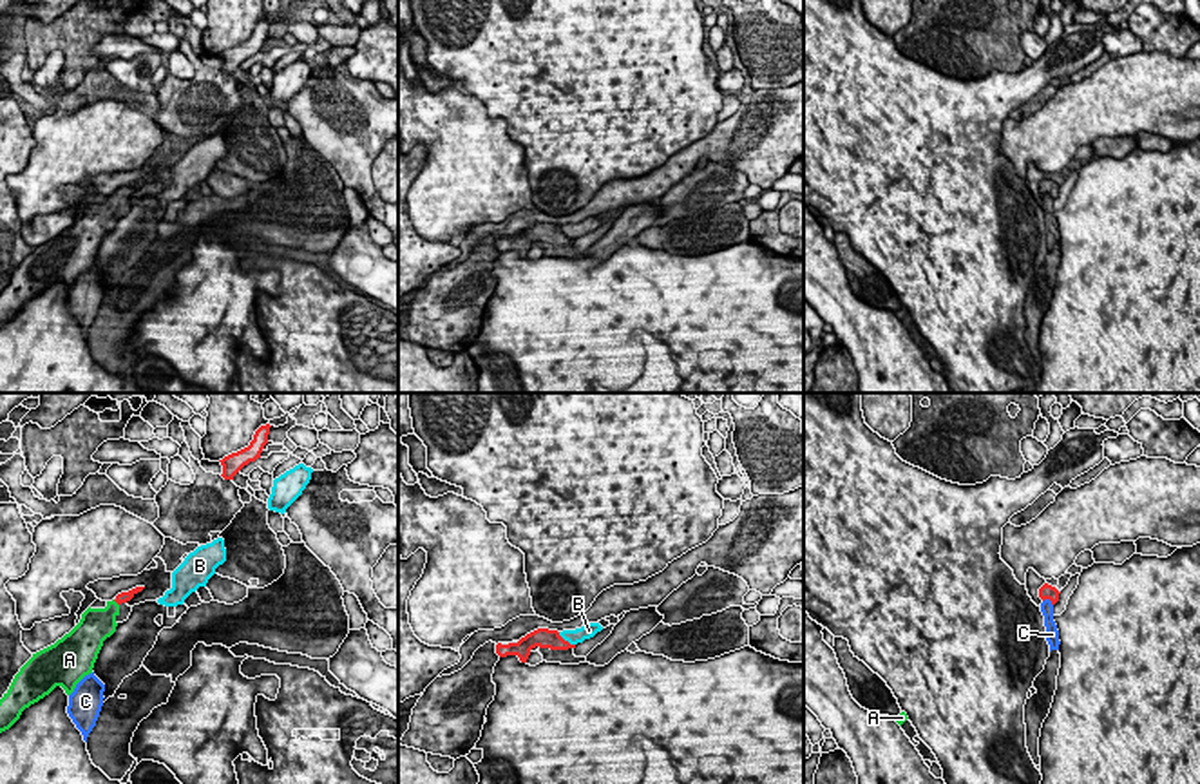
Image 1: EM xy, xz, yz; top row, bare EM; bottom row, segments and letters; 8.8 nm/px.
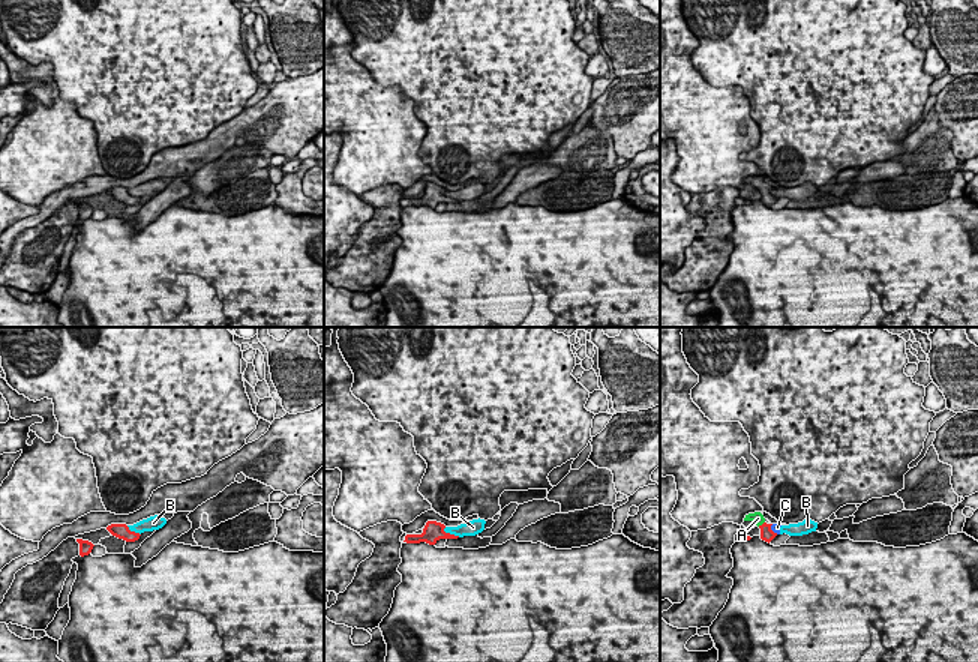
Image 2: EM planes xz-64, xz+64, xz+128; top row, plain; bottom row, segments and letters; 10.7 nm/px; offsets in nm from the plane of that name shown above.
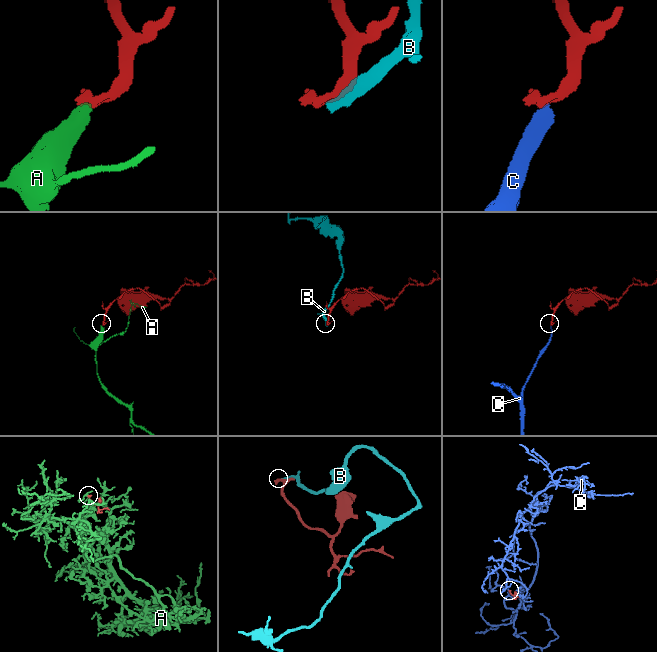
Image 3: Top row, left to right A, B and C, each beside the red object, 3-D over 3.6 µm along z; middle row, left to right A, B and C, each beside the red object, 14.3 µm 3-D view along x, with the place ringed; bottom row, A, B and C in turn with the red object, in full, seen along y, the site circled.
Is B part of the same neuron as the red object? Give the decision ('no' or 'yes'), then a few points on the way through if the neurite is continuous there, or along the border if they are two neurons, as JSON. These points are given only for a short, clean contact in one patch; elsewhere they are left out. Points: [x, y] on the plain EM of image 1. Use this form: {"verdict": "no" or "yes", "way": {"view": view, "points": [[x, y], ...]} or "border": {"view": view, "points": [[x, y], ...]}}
{"verdict": "no"}

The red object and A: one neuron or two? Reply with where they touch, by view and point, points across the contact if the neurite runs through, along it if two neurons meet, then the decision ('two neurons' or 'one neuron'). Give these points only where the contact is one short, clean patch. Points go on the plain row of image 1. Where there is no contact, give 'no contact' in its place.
meets red in xy at (116, 196); runs through xy (125, 191), (116, 196), (98, 218); one neuron

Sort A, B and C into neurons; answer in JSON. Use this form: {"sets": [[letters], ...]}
{"sets": [["A"], ["B", "C"]]}

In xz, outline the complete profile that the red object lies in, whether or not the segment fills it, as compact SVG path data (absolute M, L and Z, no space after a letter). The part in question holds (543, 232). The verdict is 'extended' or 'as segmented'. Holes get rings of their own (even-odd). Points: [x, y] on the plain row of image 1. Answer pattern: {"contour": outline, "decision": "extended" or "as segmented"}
{"contour": "M538 223L525 232L521 232L518 237L509 237L509 239L496 239L496 248L500 252L507 250L518 250L521 257L527 257L530 244L532 243L550 243L550 244L568 244L576 243L576 239L570 239L565 235L557 225L548 225L548 223Z", "decision": "as segmented"}

